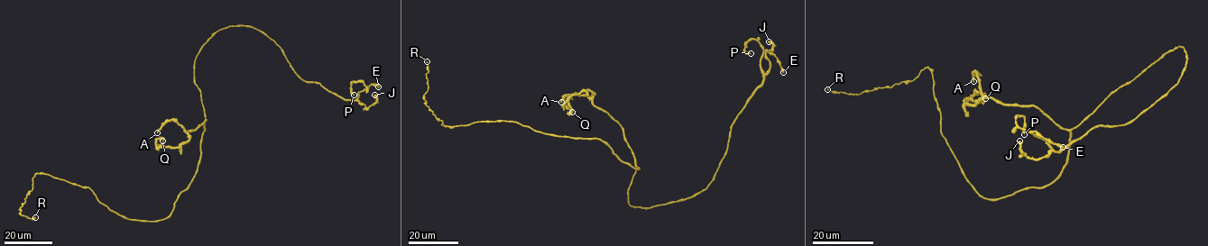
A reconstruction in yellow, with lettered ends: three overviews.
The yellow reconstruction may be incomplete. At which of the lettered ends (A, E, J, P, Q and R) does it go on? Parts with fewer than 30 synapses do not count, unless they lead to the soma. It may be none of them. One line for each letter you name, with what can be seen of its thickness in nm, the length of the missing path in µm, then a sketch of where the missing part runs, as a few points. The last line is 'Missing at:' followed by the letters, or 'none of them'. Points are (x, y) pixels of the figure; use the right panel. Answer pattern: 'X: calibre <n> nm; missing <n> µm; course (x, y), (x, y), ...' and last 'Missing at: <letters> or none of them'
Missing at: none of them

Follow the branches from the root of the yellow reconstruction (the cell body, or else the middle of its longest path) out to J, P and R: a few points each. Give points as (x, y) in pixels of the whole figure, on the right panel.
J: (1082, 122), (1164, 54), (1184, 50), (1177, 84), (1129, 122), (1099, 125), (1037, 159), (1022, 156), (1019, 141)
P: (1082, 122), (1184, 50), (1177, 84), (1129, 122), (1099, 125), (1056, 151), (1018, 115), (1024, 134)
R: (1082, 122), (1058, 178), (991, 199), (942, 135), (927, 67), (859, 94), (827, 89)

